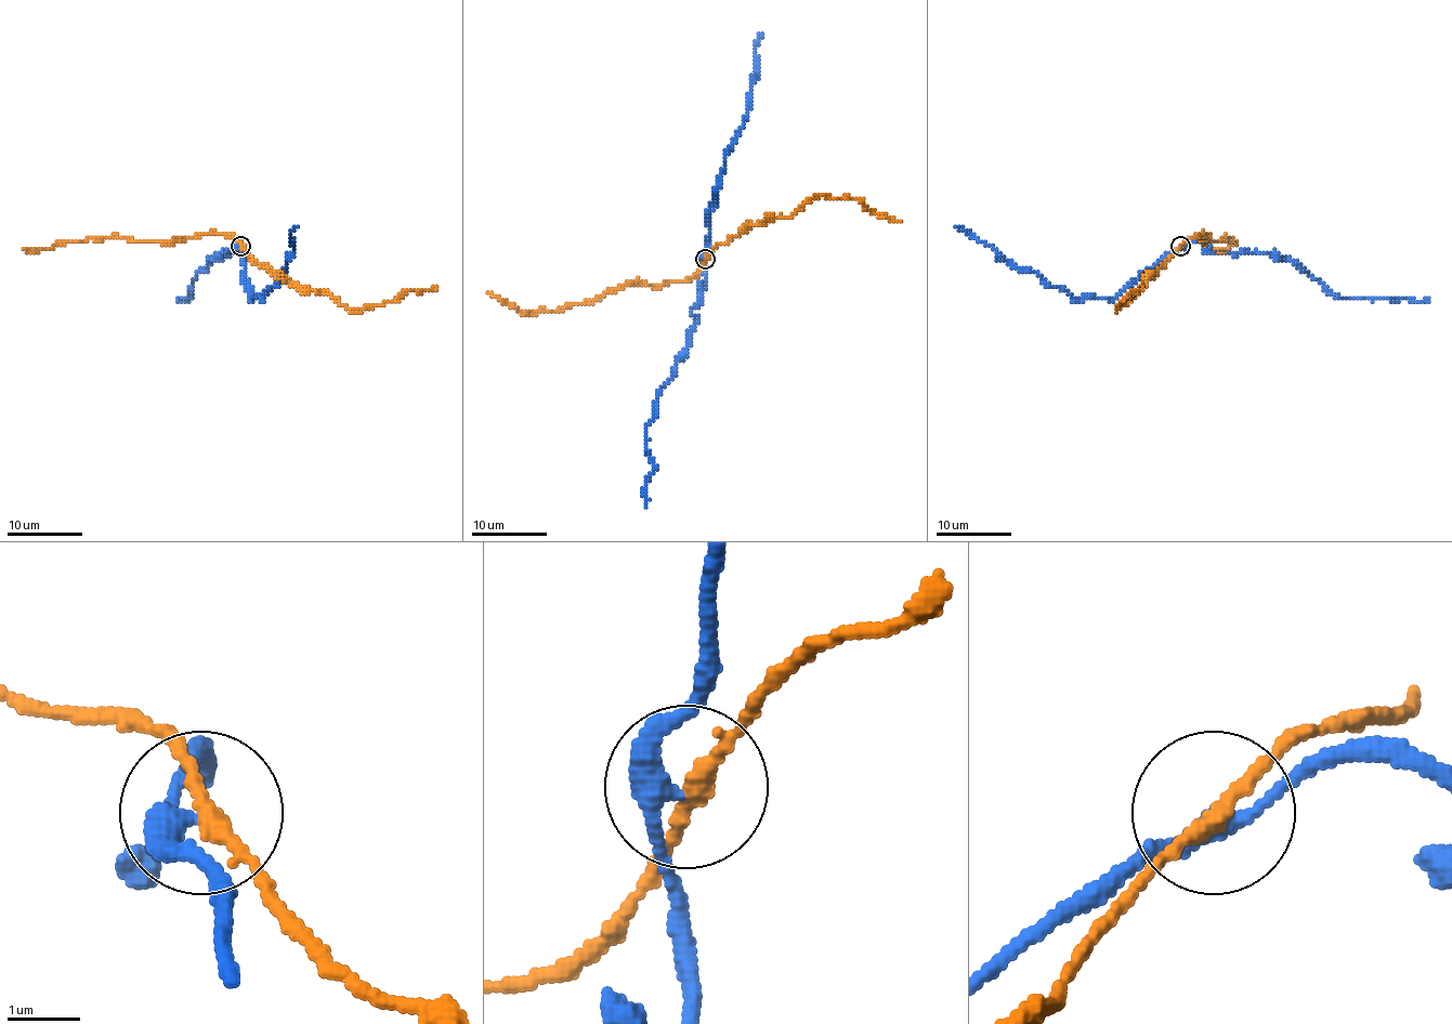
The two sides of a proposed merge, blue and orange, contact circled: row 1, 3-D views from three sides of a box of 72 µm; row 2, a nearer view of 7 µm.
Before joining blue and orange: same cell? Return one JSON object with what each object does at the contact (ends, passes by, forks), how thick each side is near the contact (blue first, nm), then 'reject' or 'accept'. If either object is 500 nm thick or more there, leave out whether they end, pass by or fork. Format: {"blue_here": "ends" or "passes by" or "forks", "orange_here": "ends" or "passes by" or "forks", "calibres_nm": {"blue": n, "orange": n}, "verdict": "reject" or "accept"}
{"blue_here": "passes by", "orange_here": "passes by", "calibres_nm": {"blue": 280, "orange": 220}, "verdict": "reject"}

